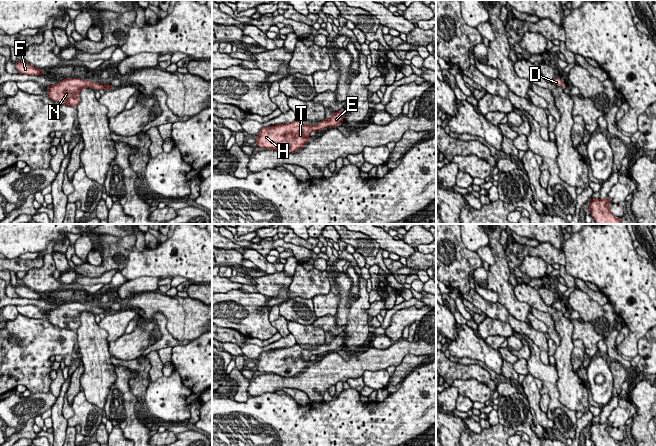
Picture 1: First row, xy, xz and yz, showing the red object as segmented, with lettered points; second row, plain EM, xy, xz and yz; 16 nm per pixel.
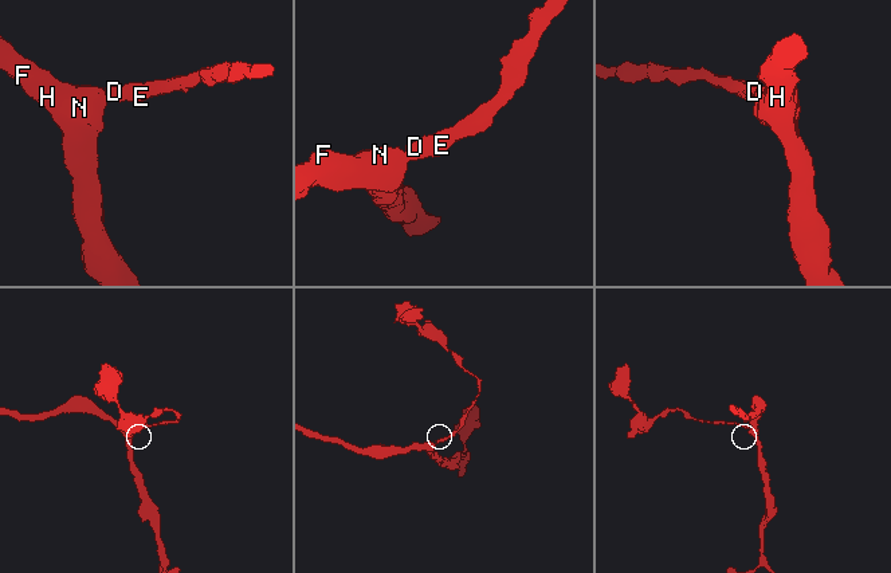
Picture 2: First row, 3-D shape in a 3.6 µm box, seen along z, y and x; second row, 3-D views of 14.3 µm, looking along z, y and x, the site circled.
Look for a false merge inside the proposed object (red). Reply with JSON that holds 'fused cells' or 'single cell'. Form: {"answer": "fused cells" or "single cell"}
{"answer": "single cell"}

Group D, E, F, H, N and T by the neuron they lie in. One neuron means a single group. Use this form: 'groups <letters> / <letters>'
groups D E F H N T

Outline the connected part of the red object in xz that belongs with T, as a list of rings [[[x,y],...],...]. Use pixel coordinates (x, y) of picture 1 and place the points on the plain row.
[[[344,334],[332,337],[330,343],[324,343],[317,349],[304,349],[298,344],[265,351],[255,362],[257,371],[276,374],[282,377],[293,377],[301,373],[310,363],[312,355],[319,355],[327,351],[336,351],[345,341]]]

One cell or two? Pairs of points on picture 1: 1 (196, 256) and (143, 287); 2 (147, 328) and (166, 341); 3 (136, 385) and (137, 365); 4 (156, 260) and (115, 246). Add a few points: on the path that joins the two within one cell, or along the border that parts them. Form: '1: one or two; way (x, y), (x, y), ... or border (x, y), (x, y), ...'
1: two; border (160, 277), (135, 278)
2: two; border (153, 319), (156, 322)
3: one; way (140, 380), (140, 370)
4: two; border (134, 247), (129, 253), (127, 263), (119, 270)

